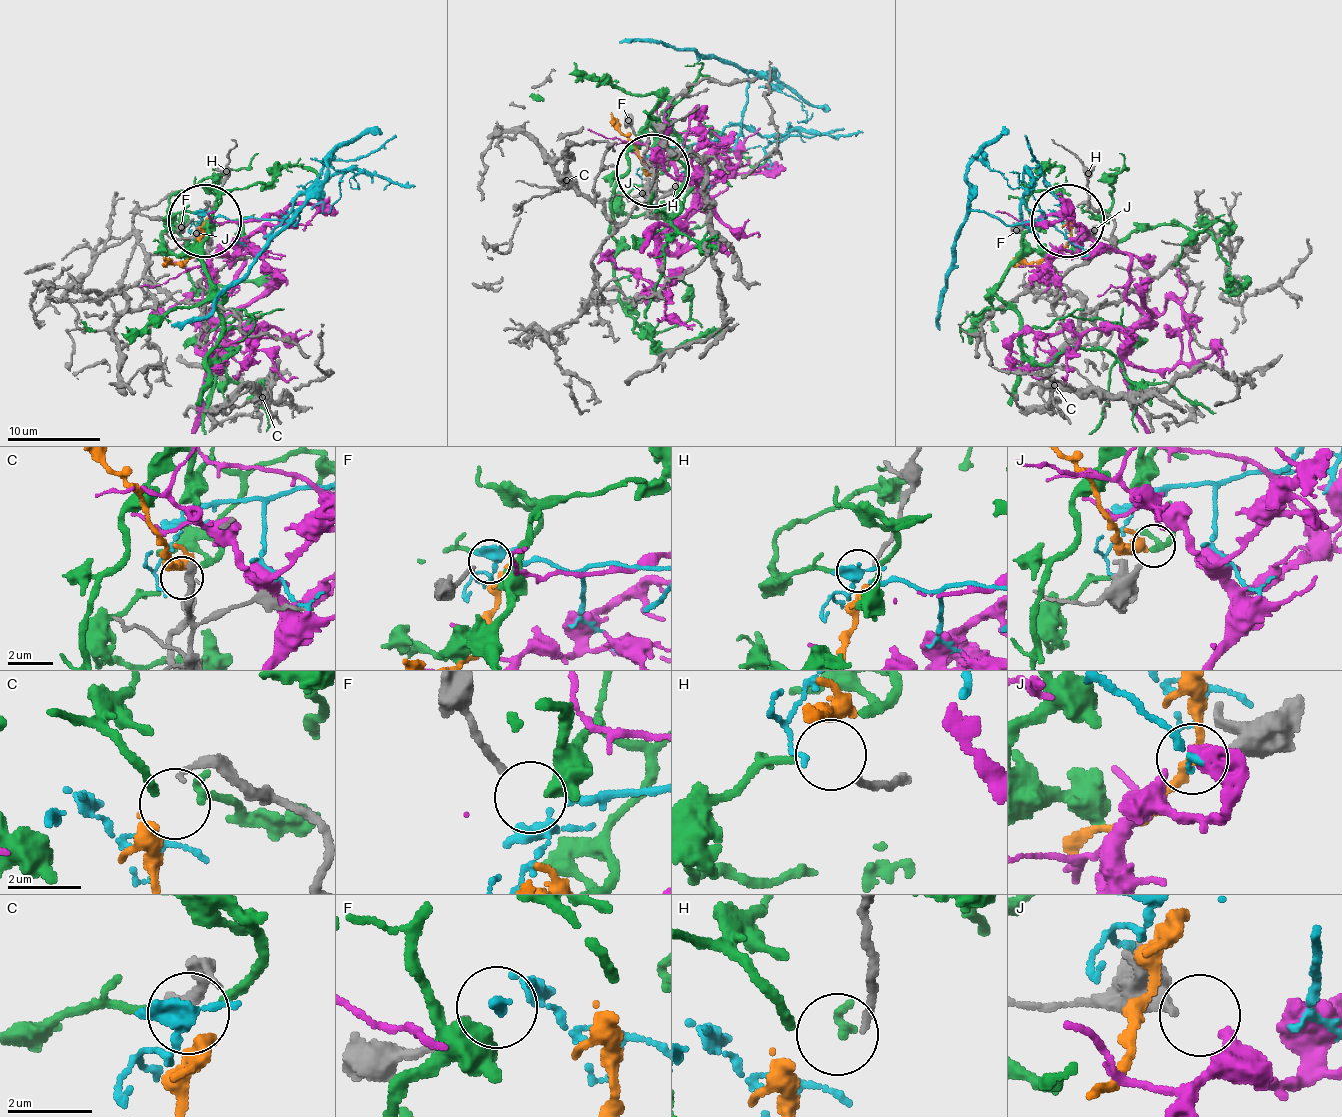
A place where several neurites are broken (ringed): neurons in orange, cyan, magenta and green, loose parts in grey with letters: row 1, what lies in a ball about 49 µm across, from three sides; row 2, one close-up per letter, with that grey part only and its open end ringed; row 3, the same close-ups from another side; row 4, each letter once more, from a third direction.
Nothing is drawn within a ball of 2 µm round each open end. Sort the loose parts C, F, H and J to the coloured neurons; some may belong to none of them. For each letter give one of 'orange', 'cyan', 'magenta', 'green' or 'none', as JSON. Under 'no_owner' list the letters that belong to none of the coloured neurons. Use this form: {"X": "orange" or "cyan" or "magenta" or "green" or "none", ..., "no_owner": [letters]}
{"C": "orange", "F": "cyan", "H": "none", "J": "magenta", "no_owner": ["H"]}

